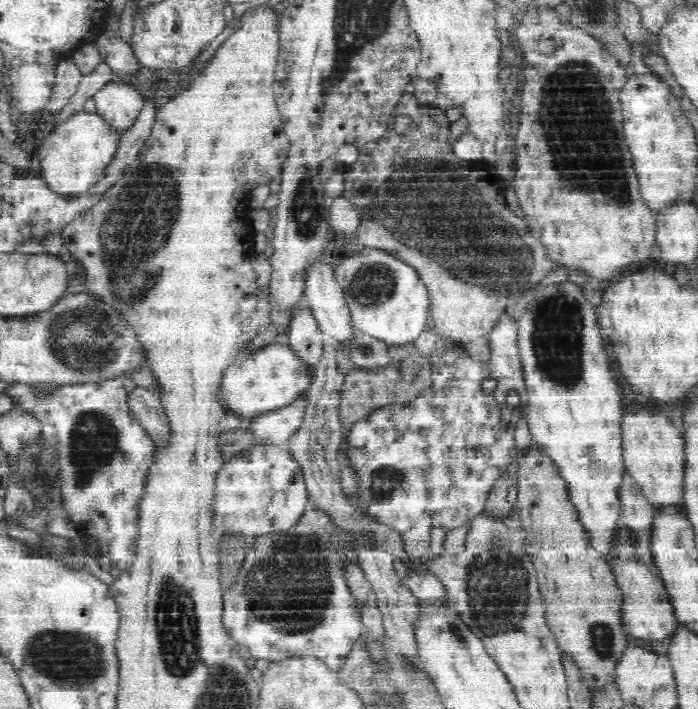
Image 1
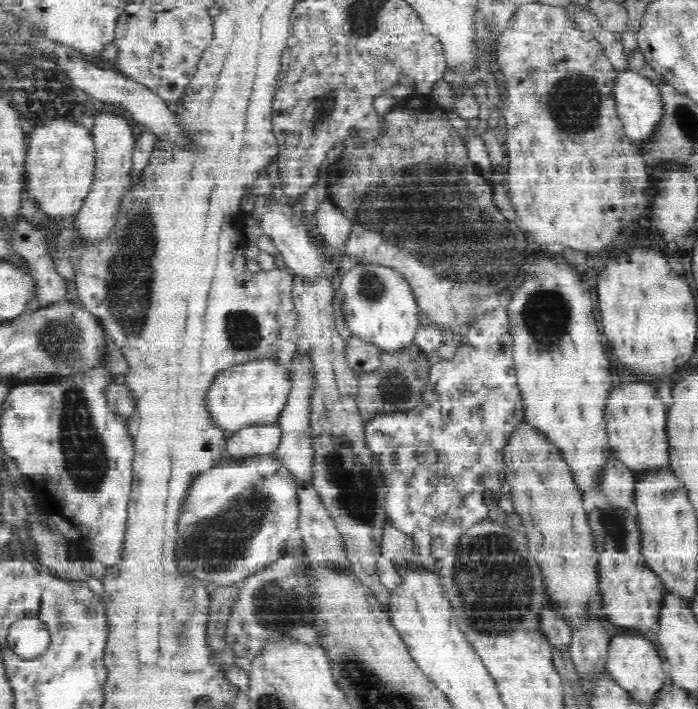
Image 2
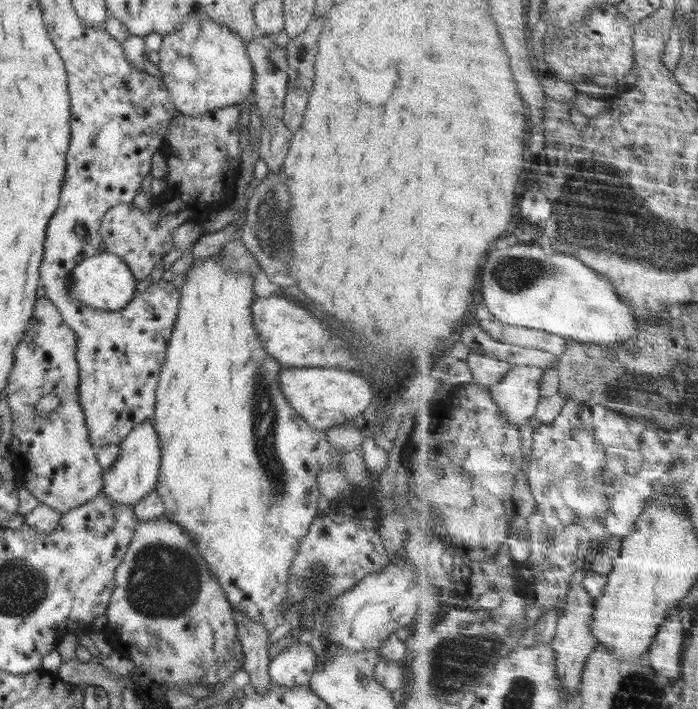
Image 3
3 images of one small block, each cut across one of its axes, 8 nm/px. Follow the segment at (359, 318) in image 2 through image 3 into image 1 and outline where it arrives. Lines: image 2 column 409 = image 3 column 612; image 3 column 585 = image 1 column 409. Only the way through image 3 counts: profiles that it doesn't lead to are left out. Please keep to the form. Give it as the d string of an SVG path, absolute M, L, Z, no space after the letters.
M378 246L366 247L333 266L333 273L350 307L356 330L391 346L412 343L430 328L430 291L418 269L400 255Z

